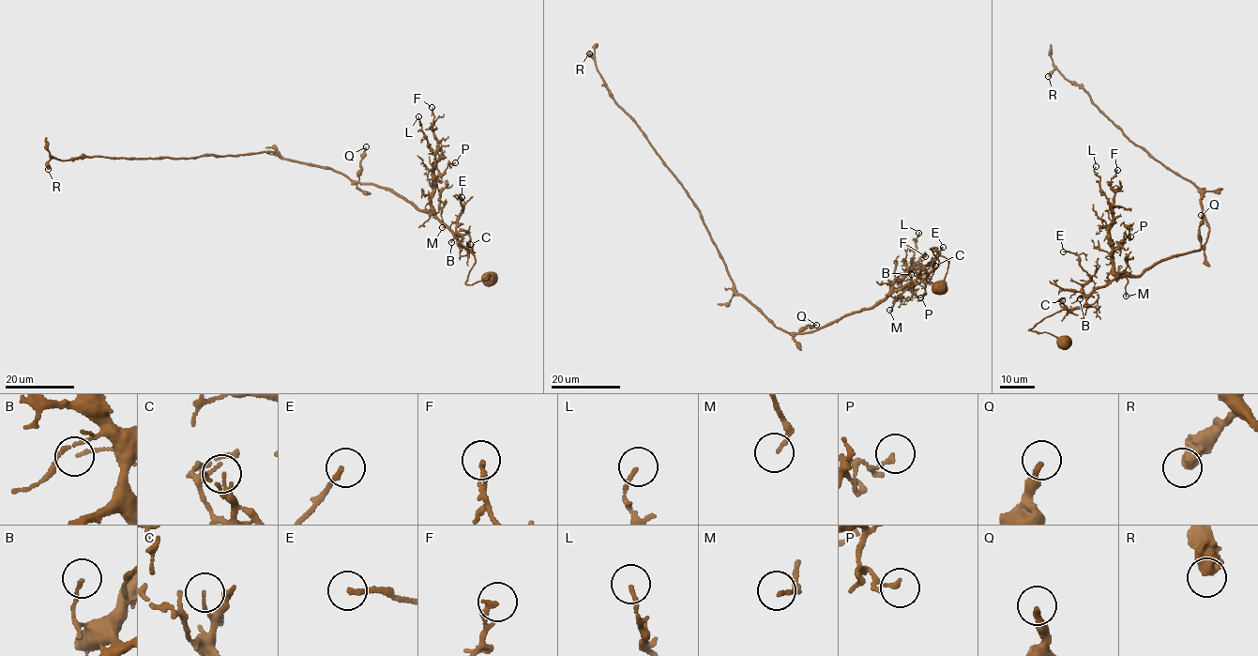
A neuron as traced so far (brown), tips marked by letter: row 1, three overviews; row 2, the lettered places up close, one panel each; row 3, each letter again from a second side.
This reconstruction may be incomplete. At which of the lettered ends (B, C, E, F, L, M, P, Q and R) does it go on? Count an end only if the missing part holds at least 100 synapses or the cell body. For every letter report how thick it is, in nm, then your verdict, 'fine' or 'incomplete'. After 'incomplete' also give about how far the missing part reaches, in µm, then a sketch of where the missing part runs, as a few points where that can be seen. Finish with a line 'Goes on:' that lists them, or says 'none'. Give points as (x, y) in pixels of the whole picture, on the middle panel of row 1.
B: 100 nm thick; fine
C: 90 nm thick; fine
E: 180 nm thick; fine
F: 220 nm thick; fine
L: 140 nm thick; fine
M: 150 nm thick; fine
P: 110 nm thick; fine
Q: 200 nm thick; fine
R: 550 nm thick; fine
Goes on: none

